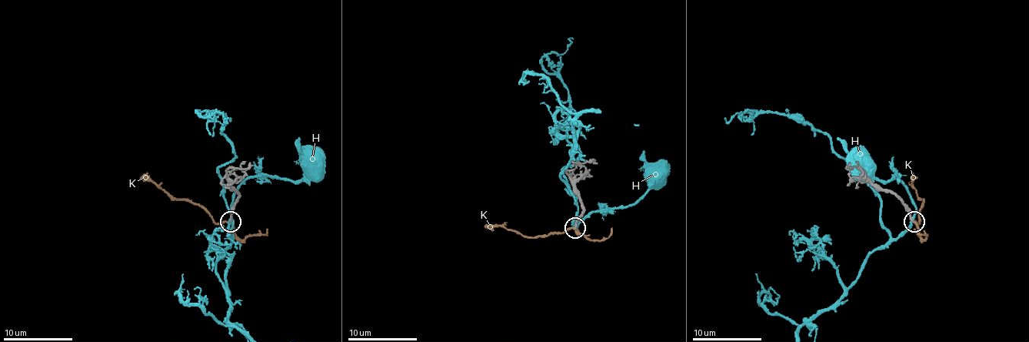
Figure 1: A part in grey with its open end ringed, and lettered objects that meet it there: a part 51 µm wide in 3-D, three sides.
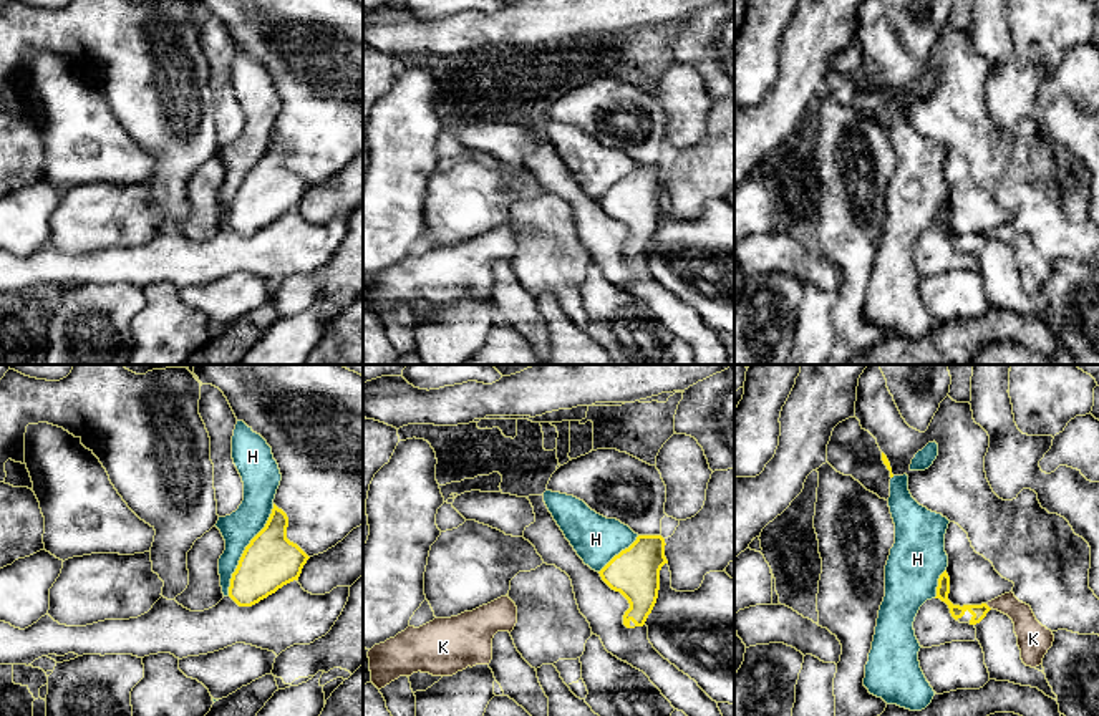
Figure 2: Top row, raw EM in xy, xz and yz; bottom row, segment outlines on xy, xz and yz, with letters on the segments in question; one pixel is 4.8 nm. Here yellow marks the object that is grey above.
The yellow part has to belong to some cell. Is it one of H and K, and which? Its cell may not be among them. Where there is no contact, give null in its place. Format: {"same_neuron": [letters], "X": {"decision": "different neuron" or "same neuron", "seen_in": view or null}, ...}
{"same_neuron": [], "H": {"decision": "different neuron", "seen_in": "xy"}, "K": {"decision": "different neuron", "seen_in": "yz"}}

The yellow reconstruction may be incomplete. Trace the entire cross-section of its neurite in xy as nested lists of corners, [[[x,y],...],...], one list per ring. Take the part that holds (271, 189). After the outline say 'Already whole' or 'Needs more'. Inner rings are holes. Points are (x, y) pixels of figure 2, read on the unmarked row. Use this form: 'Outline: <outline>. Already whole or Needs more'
Outline: [[[274,133],[265,156],[245,176],[232,202],[229,225],[239,235],[252,235],[298,209],[310,186],[287,167],[287,156],[287,143]]]. Already whole

